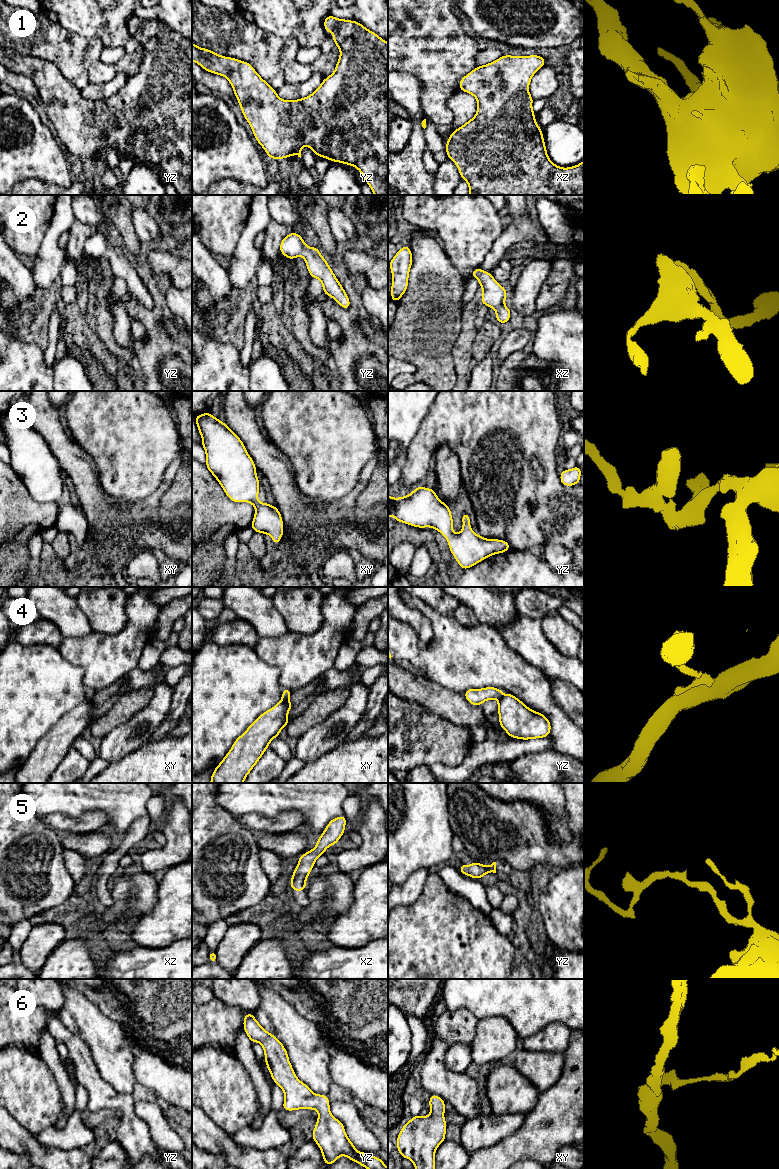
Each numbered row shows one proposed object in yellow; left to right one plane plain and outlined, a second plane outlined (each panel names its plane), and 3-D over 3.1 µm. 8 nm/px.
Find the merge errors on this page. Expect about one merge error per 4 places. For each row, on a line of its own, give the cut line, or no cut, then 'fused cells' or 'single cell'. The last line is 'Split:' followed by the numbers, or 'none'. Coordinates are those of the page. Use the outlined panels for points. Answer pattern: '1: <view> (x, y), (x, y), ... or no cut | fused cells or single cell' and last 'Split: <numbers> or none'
1: no cut | single cell
2: no cut | single cell
3: no cut | single cell
4: yz (504, 695), (498, 700) | fused cells
5: no cut | single cell
6: no cut | single cell
Split: 4

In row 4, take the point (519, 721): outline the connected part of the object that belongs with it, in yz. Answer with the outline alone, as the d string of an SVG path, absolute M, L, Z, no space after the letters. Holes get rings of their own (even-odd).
M511 693L498 700L499 725L508 736L529 740L548 737L551 724L542 713L531 710Z

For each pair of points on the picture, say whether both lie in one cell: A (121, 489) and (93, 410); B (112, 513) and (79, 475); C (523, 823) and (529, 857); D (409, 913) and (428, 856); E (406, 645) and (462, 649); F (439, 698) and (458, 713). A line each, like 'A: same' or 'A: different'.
A: same
B: same
C: same
D: different
E: same
F: same

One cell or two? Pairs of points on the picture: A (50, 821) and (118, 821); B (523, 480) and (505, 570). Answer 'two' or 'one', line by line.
A: two
B: two

